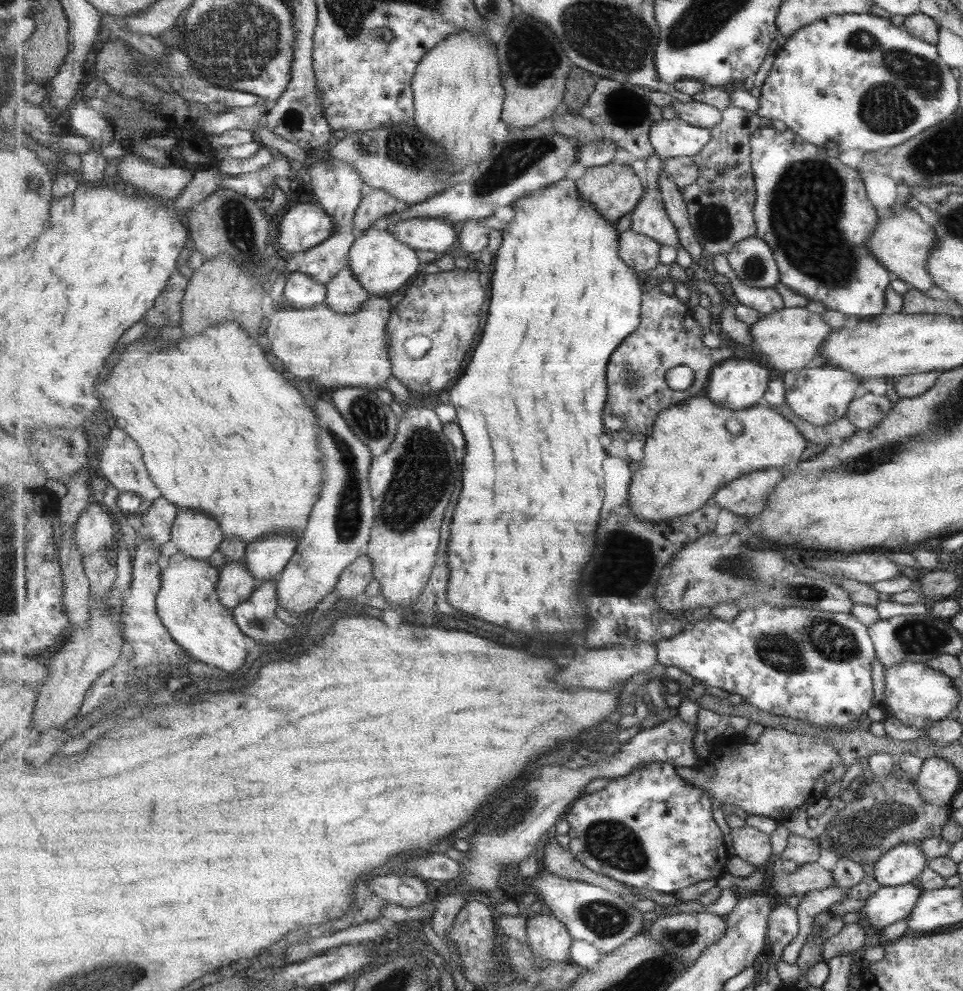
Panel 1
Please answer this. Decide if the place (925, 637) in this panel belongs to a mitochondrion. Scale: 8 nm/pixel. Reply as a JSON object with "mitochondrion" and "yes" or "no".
{"mitochondrion":"yes"}

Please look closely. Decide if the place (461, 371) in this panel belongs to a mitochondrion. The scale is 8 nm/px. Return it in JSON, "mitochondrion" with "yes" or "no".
{"mitochondrion":"no"}

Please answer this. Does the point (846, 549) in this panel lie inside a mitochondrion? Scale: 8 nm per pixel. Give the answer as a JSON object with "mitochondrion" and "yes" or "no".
{"mitochondrion":"no"}

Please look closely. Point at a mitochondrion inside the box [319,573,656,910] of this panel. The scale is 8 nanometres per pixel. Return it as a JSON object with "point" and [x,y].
{"point":[614,844]}

